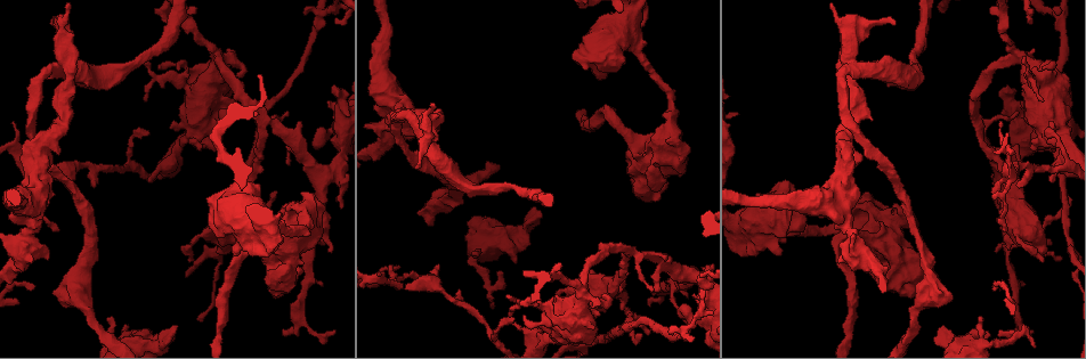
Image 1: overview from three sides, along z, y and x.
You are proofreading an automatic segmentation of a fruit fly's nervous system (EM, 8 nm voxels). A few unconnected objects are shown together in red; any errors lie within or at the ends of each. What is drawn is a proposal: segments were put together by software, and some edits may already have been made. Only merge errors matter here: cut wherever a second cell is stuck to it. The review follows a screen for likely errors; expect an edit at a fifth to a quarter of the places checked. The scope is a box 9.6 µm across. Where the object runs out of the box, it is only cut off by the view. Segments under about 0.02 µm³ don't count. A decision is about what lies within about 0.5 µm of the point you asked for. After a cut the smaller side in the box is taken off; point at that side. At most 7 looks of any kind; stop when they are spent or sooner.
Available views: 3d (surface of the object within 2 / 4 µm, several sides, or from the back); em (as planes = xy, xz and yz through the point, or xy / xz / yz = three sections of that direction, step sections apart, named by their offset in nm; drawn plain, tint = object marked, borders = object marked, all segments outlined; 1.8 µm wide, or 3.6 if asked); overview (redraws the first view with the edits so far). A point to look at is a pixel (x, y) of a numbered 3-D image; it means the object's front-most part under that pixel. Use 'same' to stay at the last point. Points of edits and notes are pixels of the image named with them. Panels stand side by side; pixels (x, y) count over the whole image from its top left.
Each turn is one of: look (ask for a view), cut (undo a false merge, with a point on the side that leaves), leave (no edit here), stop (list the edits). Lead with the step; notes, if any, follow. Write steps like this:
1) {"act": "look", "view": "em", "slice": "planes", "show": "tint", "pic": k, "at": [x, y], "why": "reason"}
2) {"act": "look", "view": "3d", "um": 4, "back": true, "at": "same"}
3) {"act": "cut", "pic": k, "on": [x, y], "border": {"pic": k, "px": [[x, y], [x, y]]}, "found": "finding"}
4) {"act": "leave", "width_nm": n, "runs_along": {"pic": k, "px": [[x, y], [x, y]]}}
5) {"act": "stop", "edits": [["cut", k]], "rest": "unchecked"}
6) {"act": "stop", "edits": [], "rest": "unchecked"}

{"act": "look", "view": "3d", "um": 4, "pic": 1, "at": [627, 16], "why": "calibre changes"}

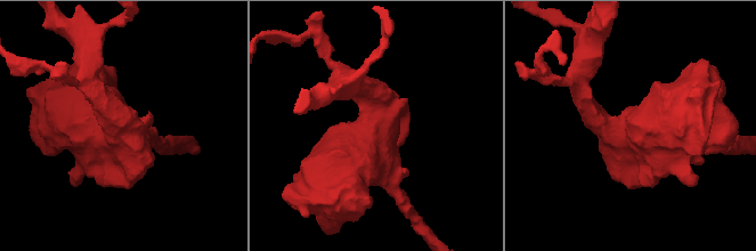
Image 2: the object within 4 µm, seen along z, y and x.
{"act": "look", "view": "em", "slice": "yz", "step": 8, "show": "tint", "pic": 2, "at": [123, 134]}

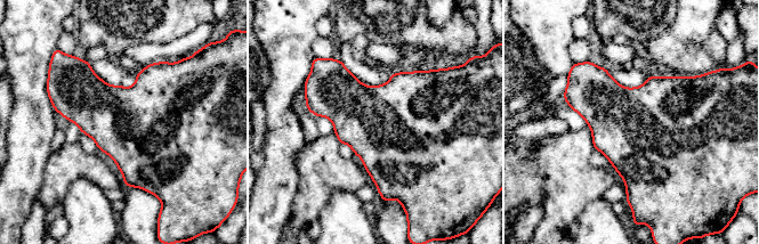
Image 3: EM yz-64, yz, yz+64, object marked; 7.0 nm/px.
{"act": "look", "view": "em", "slice": "planes", "show": "tint", "at": "same"}

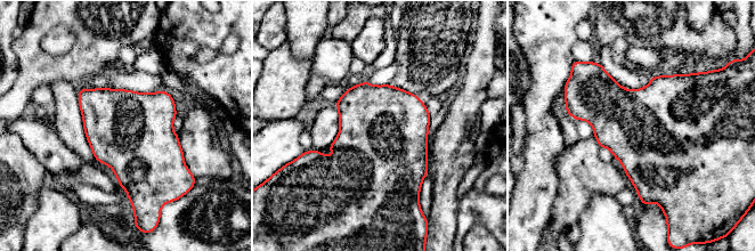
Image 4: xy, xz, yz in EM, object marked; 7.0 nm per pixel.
{"act": "leave", "found": "continuous, no second cell"}

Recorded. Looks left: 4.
{"act": "look", "view": "em", "slice": "planes", "show": "tint", "pic": 1, "at": [852, 63], "why": "looks like a crossing"}

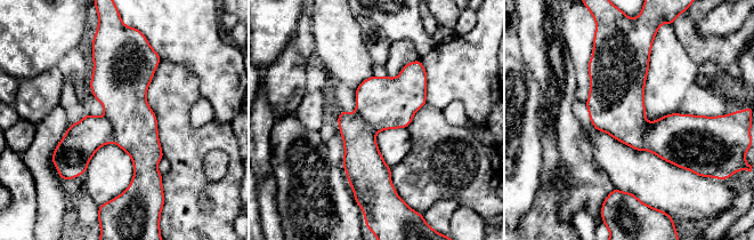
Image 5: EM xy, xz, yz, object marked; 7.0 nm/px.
{"act": "cut", "pic": 5, "on": [618, 109], "found": "two cells meet here"}

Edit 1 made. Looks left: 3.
{"act": "look", "view": "em", "um": 3.6, "slice": "xz", "step": 4, "show": "tint", "pic": 1, "at": [897, 270], "why": "abrupt turn"}

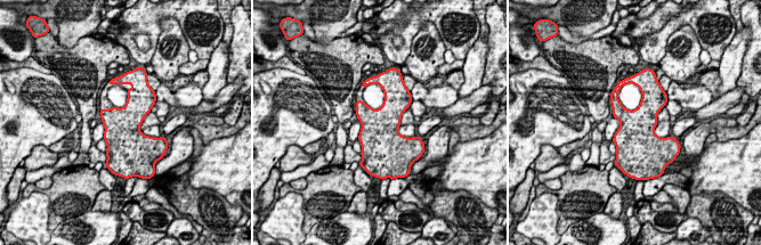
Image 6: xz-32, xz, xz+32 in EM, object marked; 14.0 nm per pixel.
{"act": "look", "view": "em", "um": 3.6, "slice": "planes", "show": "tint", "at": "same", "why": "another direction"}

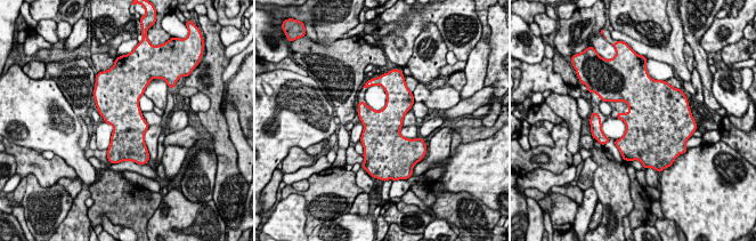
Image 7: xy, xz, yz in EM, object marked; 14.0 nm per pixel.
{"act": "leave", "found": "continuous, no second cell"}

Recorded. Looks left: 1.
{"act": "stop", "edits": [["cut", 5]], "rest": "unchecked"}

